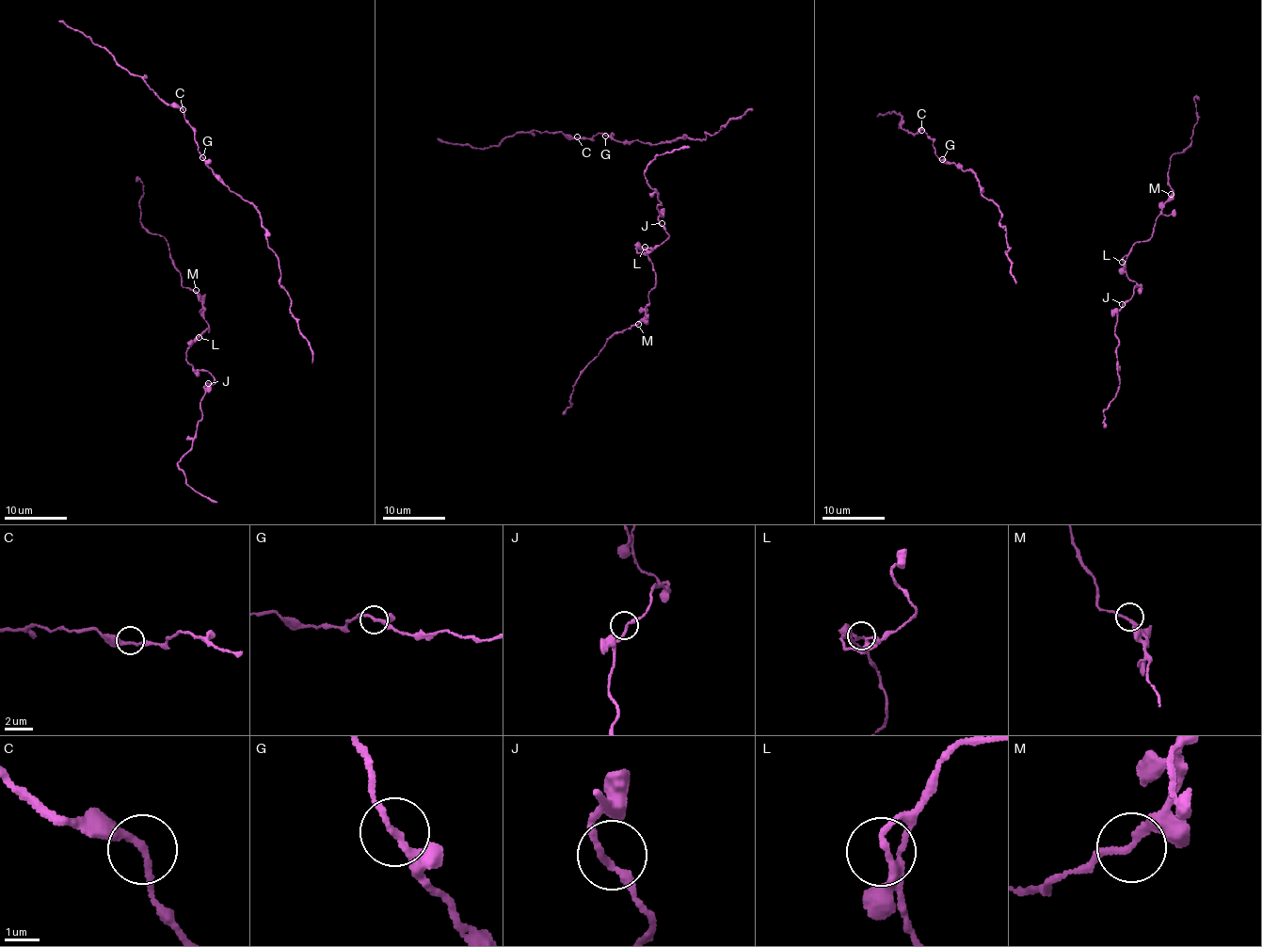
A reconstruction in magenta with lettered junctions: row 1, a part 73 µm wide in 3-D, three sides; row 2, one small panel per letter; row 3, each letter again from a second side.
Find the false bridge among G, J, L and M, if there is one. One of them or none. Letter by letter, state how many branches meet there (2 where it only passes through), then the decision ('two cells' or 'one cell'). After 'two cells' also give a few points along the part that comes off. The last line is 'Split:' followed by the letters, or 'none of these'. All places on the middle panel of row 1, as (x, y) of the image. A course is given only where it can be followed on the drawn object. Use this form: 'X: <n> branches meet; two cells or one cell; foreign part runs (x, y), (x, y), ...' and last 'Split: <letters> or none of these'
G: 2 branches meet; one cell
J: 2 branches meet; one cell
L: 2 branches meet; one cell
M: 2 branches meet; one cell
Split: none of these

